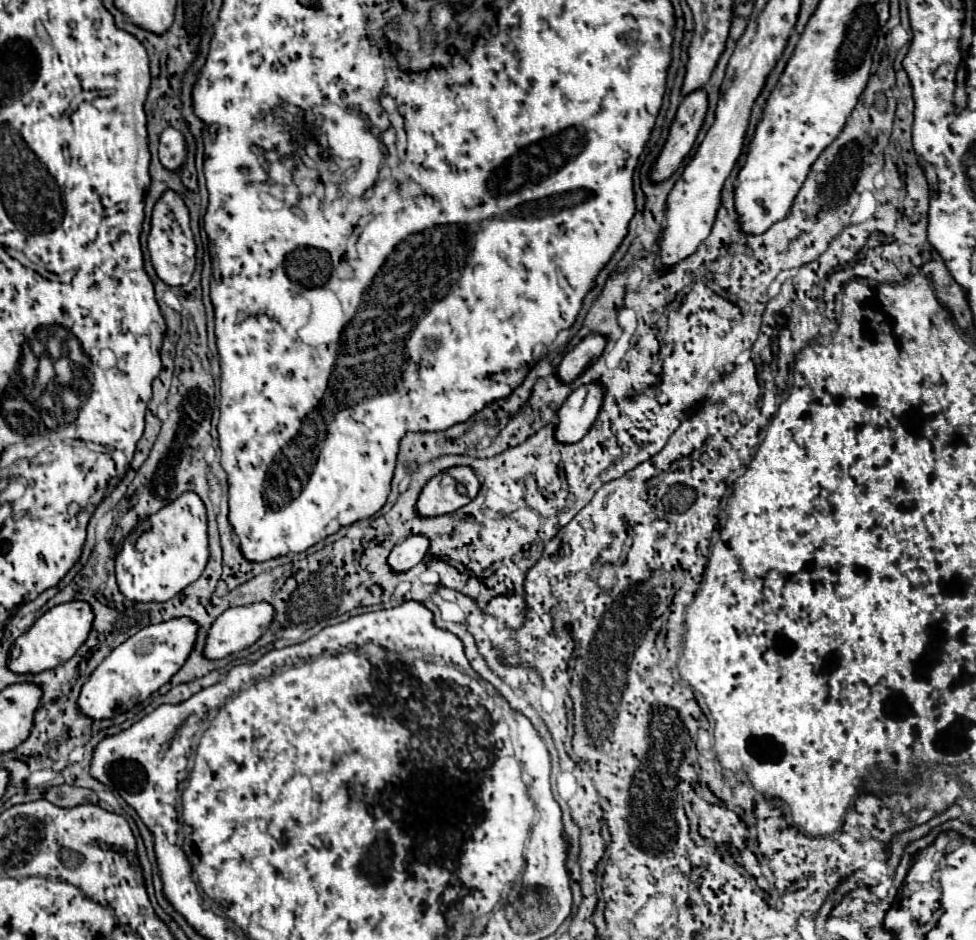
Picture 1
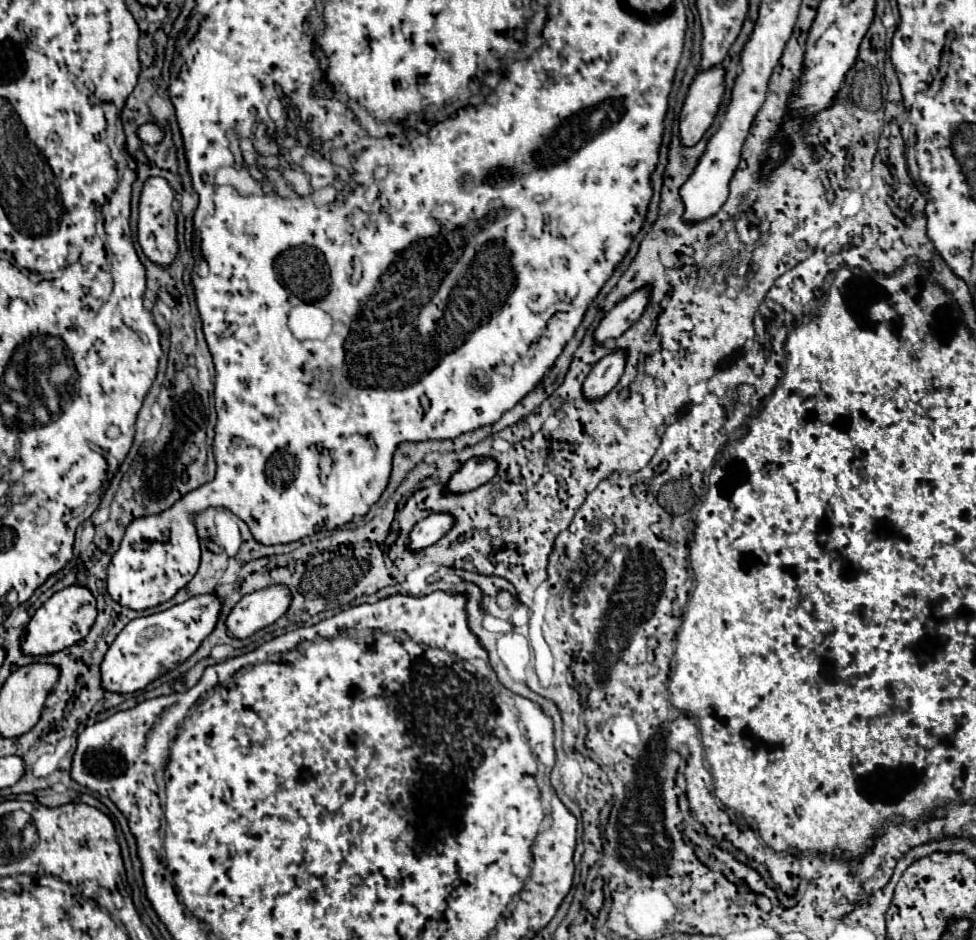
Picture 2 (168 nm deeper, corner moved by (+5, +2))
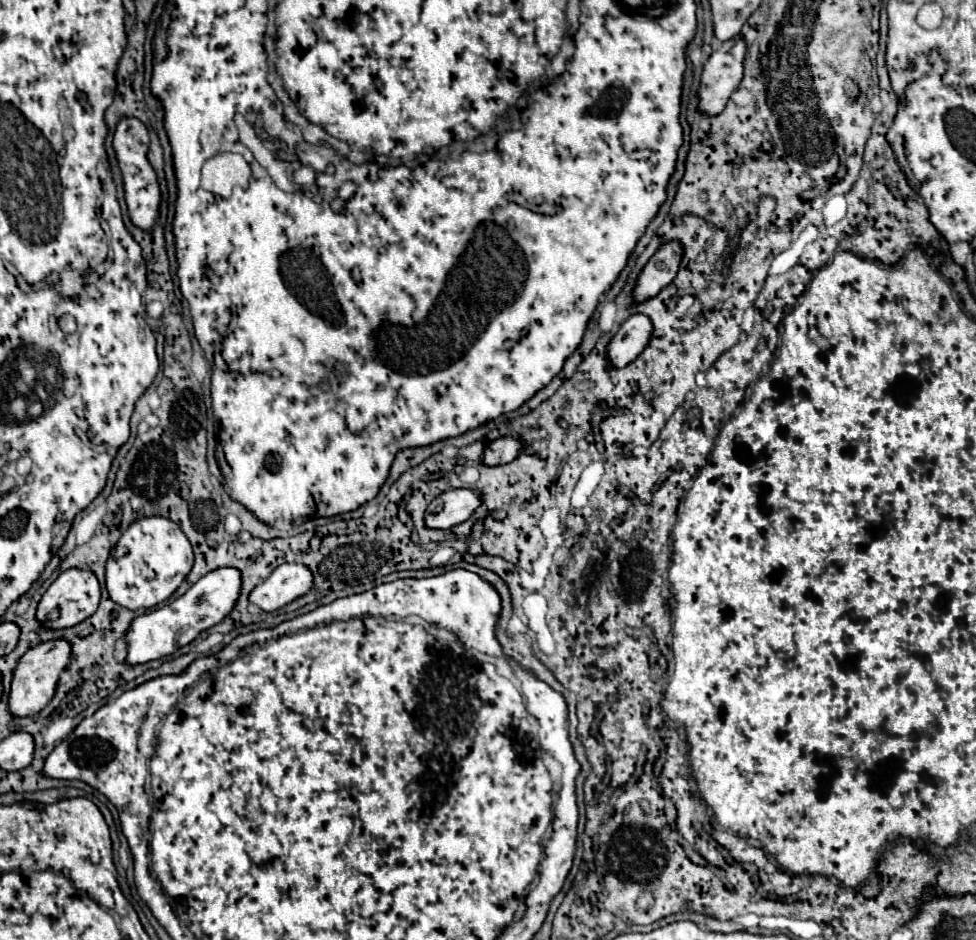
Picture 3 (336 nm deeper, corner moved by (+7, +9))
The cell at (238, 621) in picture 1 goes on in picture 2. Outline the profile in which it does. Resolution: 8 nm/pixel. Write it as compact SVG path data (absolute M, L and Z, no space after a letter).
M285 584L267 586L243 596L227 618L227 628L235 638L249 638L253 632L273 624L291 606L291 590Z

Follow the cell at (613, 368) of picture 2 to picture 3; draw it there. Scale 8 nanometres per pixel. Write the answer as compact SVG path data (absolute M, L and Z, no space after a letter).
M631 315L615 333L607 345L607 359L611 369L621 369L635 361L639 353L647 347L651 337L651 321L645 315Z

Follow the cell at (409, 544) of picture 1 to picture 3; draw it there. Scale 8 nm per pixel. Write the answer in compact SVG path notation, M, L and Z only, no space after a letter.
M471 489L445 491L427 507L425 525L429 529L451 529L469 519L479 503L479 495Z

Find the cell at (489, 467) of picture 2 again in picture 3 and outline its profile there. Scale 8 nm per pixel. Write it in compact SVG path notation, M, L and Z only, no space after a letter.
M503 437L503 439L495 439L491 441L491 445L487 445L487 449L483 451L483 463L485 465L505 465L509 461L513 461L521 451L521 441L517 437Z

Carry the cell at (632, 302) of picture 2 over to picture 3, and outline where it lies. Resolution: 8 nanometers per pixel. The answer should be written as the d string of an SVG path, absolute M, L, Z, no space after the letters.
M665 243L643 267L641 275L637 277L637 283L631 291L633 303L643 303L651 297L655 297L663 287L667 287L679 269L683 249L679 243Z

